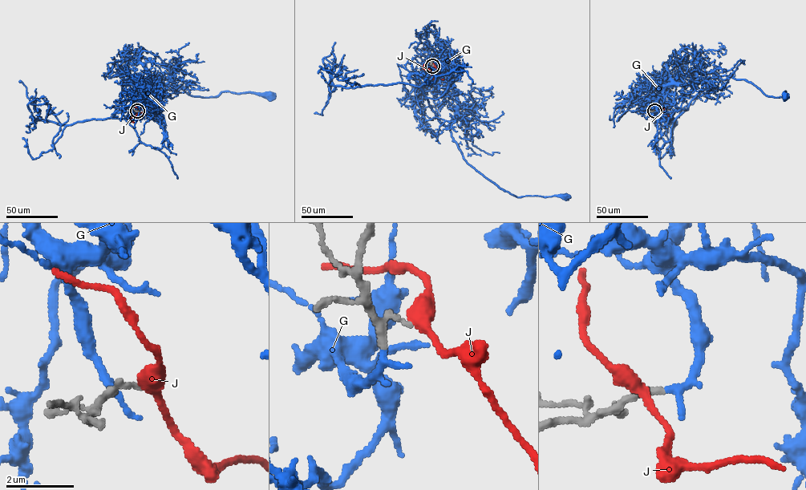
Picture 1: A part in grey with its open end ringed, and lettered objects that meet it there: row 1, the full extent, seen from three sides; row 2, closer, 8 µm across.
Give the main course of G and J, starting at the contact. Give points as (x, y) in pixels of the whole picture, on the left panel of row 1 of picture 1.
G: (137, 110), (134, 103), (155, 85), (162, 84), (156, 75), (195, 96), (214, 97), (223, 91), (271, 96)
J: (138, 110), (143, 114), (140, 112), (128, 118), (134, 122)

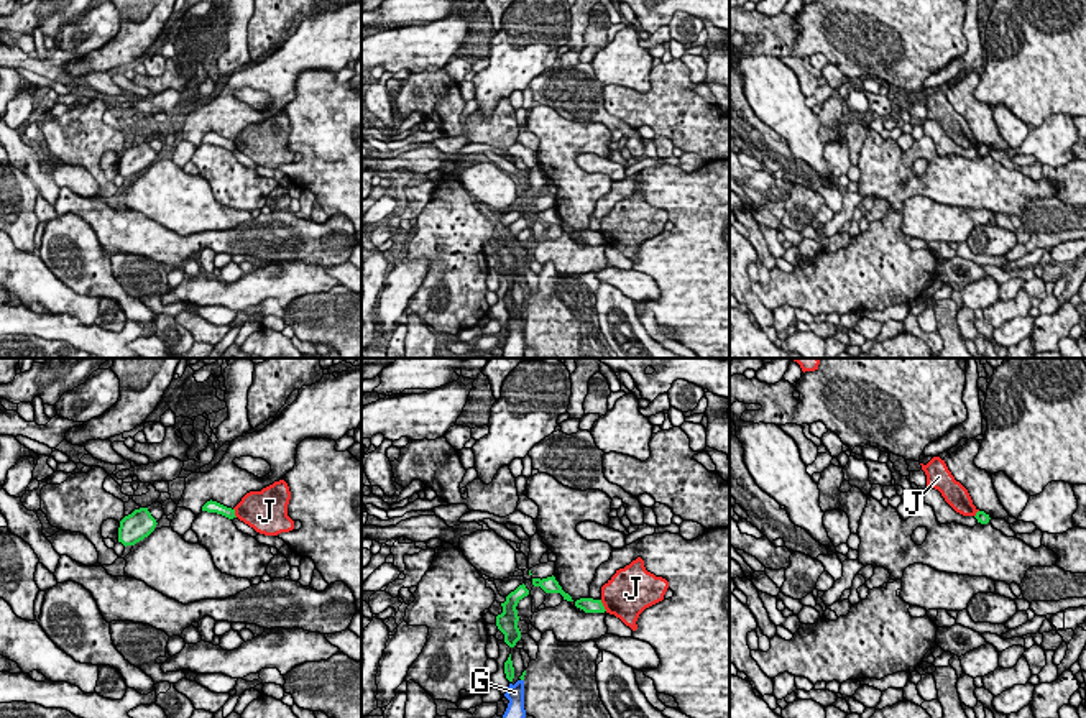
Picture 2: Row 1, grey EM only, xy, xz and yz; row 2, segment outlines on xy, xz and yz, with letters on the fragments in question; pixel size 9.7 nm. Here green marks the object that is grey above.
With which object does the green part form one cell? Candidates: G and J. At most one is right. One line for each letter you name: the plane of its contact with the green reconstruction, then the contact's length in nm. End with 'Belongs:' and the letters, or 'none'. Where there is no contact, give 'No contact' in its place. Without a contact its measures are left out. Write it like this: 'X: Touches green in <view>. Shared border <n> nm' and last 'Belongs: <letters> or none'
G: No contact
Belongs: G

